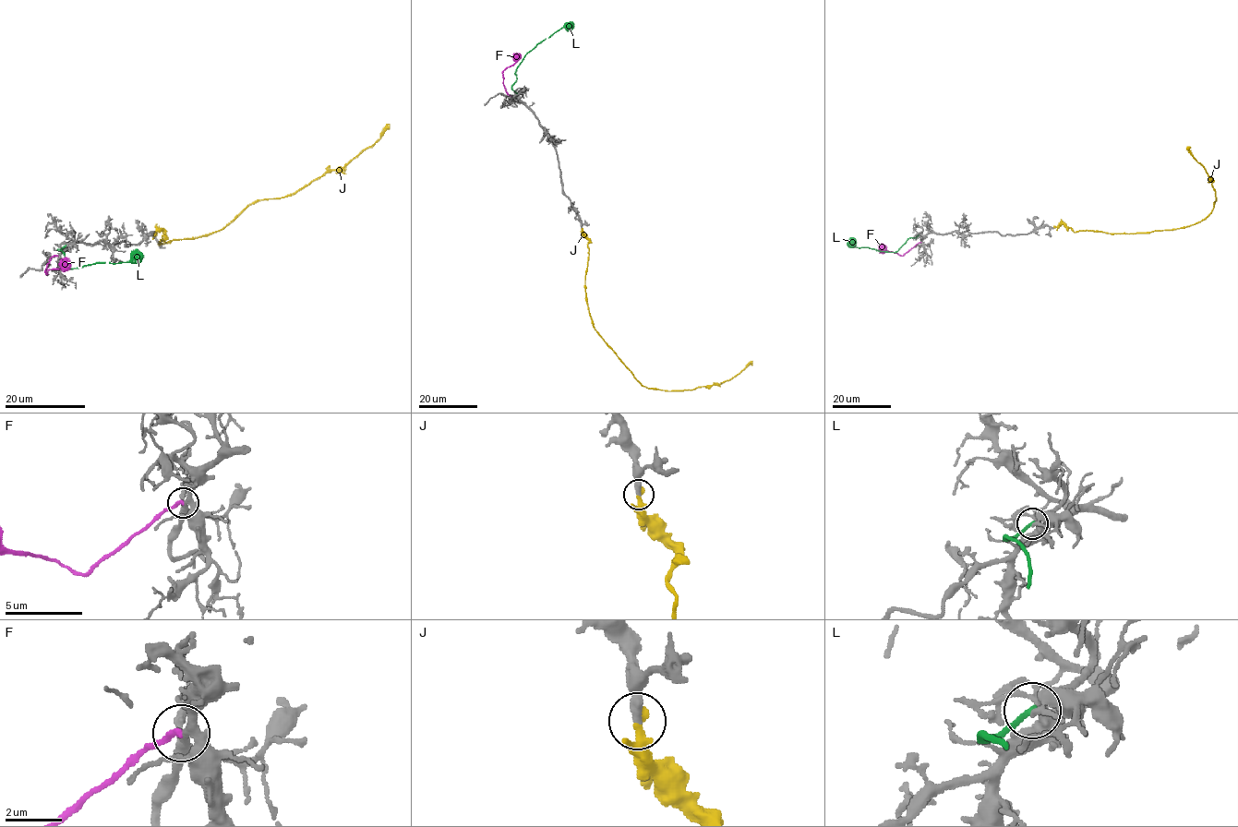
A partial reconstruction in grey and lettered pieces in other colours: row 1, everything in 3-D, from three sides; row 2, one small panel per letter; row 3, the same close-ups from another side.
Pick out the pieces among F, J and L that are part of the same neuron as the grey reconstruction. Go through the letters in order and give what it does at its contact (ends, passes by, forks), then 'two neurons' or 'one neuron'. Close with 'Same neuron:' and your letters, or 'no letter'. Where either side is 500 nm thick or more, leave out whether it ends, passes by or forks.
F: it ends; two neurons
J: it passes by; one neuron
L: it ends; two neurons
Same neuron: J

